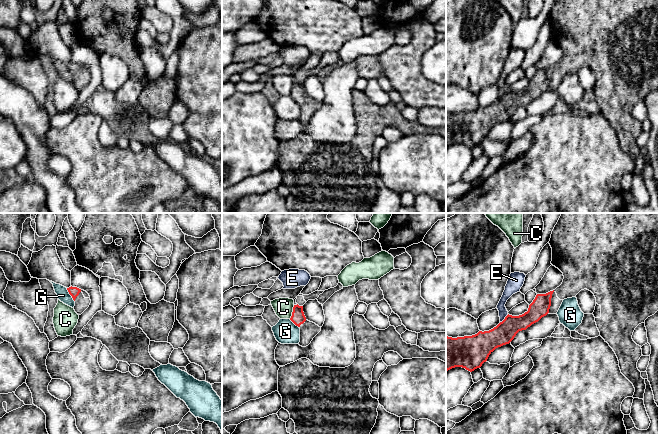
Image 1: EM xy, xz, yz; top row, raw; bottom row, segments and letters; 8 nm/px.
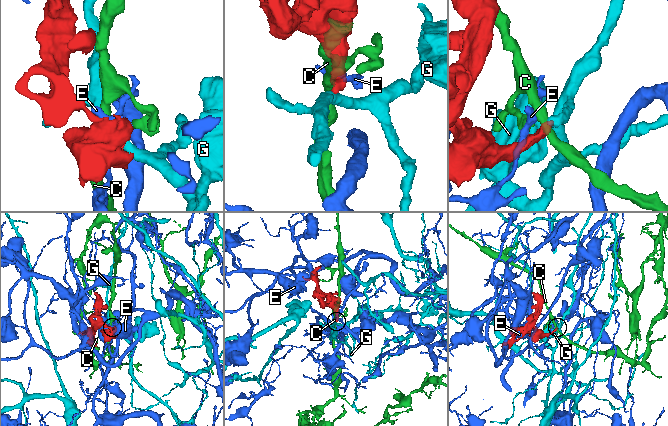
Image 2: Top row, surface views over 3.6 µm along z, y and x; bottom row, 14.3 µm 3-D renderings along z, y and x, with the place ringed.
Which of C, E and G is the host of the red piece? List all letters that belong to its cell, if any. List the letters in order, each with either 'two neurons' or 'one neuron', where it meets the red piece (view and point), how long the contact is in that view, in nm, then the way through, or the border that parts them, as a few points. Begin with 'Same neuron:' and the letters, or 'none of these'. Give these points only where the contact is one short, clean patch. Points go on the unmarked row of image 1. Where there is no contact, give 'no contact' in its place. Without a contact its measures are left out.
Same neuron: none of these
C: two neurons; meets red in xz at (292, 88); contact 120 nm long; border along xz (294, 81), (292, 91), (289, 94)
E: two neurons; meets red in yz at (505, 94); contact 100 nm long
G: two neurons; meets red in xy at (70, 70); contact 130 nm long; border along xy (66, 64), (74, 77)

